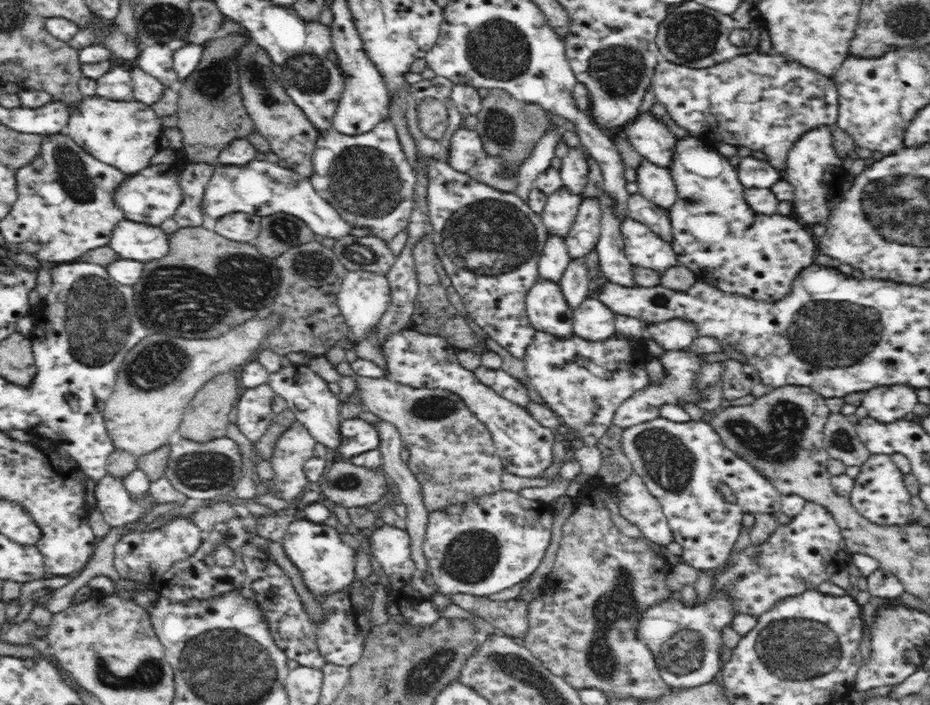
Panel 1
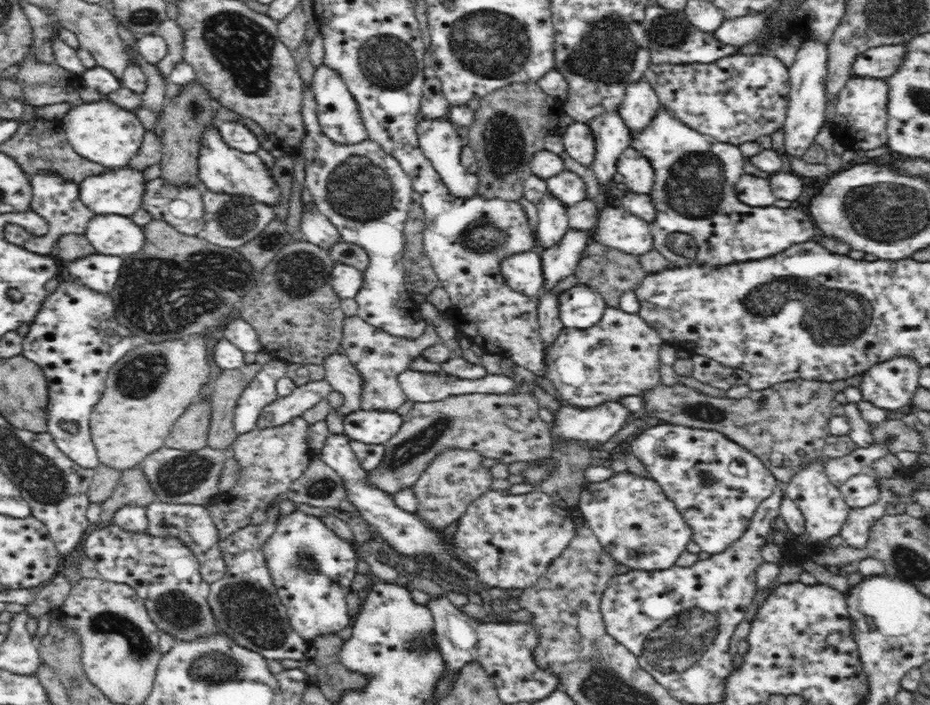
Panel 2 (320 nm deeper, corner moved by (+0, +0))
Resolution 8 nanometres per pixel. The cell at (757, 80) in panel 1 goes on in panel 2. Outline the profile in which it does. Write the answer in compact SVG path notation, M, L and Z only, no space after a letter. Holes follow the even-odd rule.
M734 54L710 64L649 67L643 78L652 85L663 108L716 142L741 145L783 128L790 81L787 67L773 54Z

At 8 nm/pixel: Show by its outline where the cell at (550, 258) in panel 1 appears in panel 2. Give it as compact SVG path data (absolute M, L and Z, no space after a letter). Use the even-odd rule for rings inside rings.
M547 192L535 204L538 218L538 239L543 248L556 245L569 232L568 208Z

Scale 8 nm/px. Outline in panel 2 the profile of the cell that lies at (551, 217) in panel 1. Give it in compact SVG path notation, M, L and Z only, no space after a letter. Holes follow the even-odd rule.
M564 170L546 180L548 191L566 208L586 199L586 186L578 174Z

